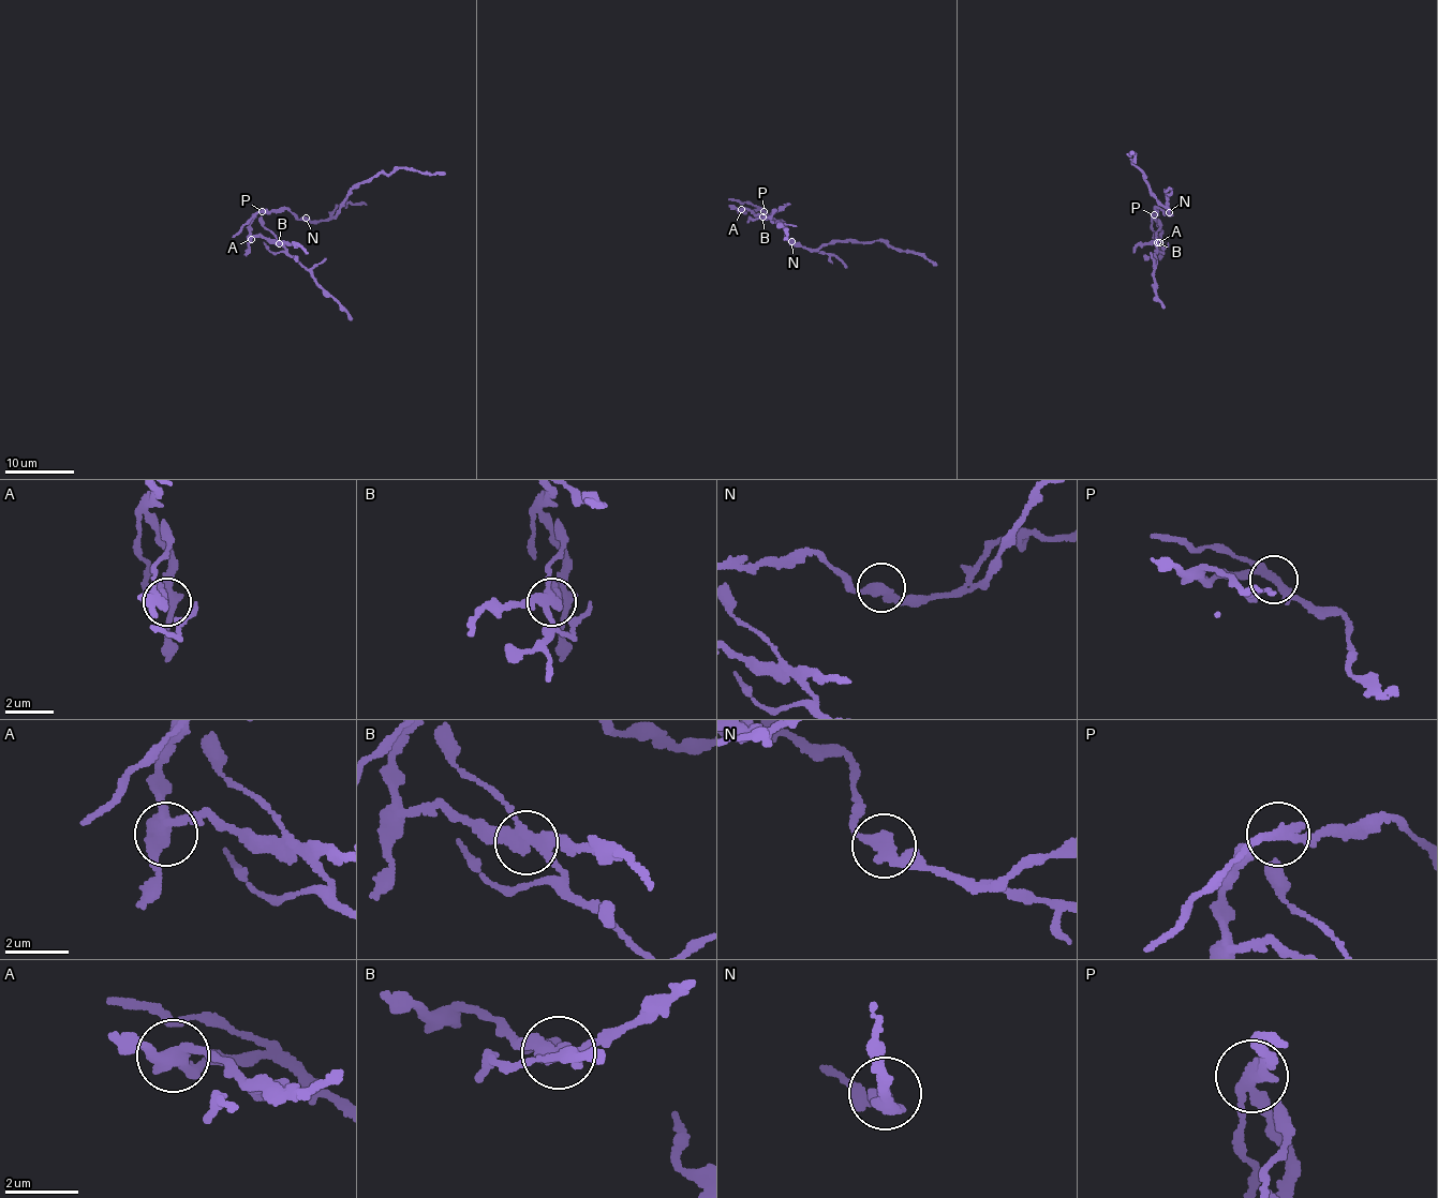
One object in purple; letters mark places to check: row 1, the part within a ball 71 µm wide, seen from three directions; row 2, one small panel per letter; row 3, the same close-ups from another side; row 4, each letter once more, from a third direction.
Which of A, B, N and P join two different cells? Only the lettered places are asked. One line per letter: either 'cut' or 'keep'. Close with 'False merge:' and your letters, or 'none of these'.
A: keep
B: cut
N: keep
P: cut
False merge: B, P

